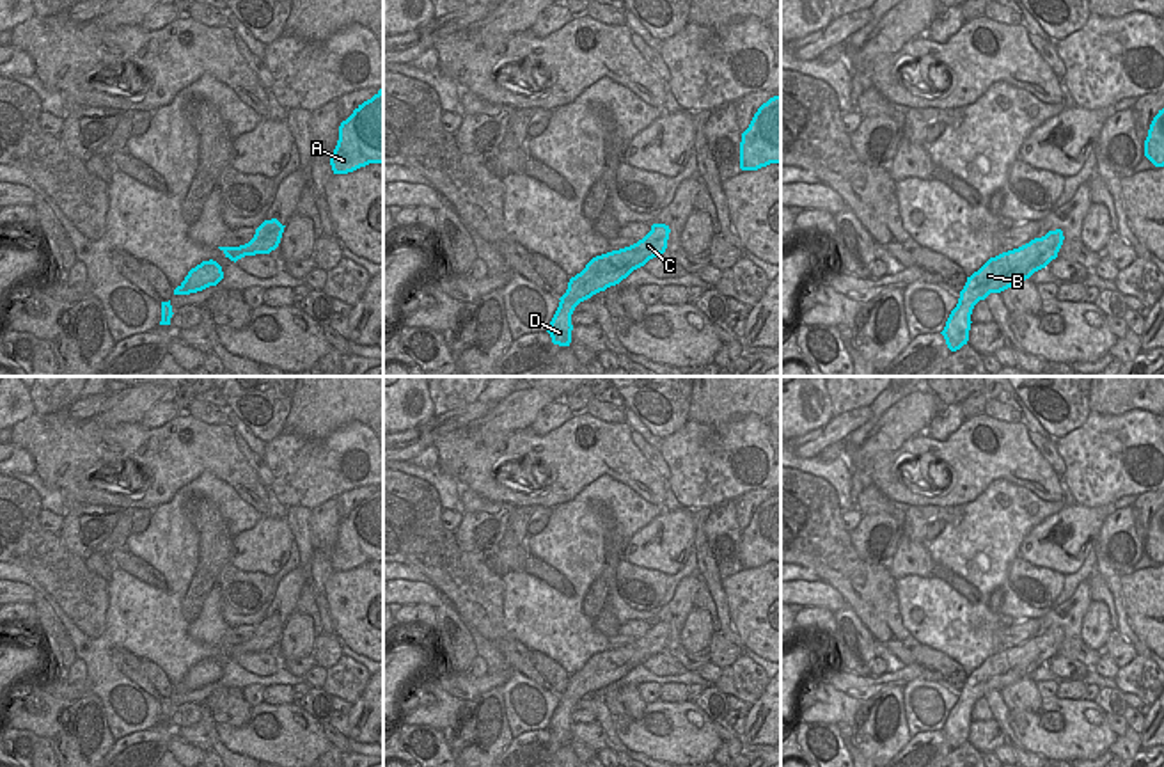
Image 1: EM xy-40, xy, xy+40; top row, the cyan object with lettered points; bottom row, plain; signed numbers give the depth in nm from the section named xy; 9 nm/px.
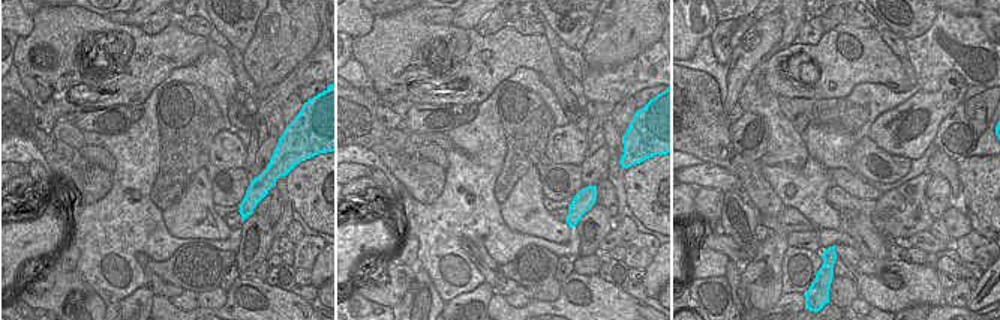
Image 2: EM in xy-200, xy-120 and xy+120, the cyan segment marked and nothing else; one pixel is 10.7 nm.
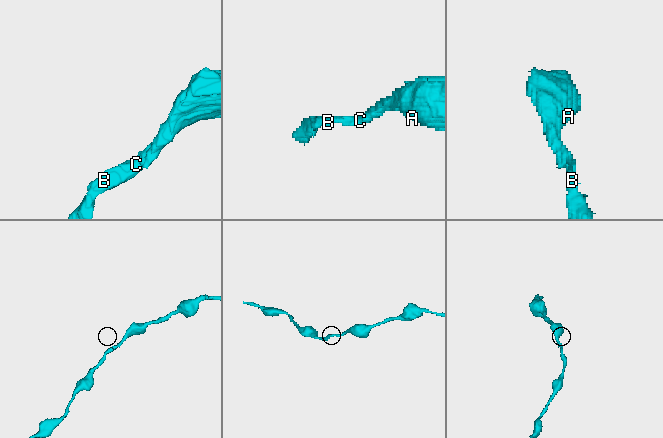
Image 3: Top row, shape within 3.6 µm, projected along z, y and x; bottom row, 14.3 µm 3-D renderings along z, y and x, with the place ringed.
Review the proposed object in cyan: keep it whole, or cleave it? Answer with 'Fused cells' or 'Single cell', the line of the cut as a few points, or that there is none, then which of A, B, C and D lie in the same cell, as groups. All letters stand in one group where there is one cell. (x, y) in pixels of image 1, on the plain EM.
Single cell. No split. Groups: A B C D

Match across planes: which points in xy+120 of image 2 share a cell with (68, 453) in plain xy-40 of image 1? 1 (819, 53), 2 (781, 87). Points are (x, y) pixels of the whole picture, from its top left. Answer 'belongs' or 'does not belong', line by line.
1: belongs
2: belongs

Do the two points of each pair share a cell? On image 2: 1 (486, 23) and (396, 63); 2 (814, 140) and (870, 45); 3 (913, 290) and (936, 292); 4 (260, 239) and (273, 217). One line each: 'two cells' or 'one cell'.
1: two cells
2: two cells
3: one cell
4: two cells

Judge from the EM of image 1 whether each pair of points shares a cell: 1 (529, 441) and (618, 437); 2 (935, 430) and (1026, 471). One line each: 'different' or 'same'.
1: same
2: different

